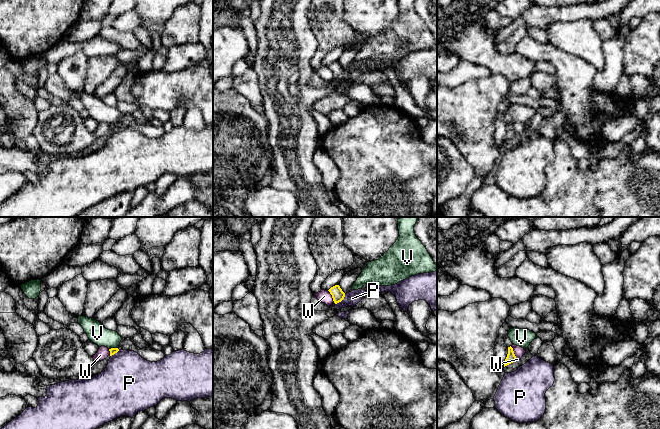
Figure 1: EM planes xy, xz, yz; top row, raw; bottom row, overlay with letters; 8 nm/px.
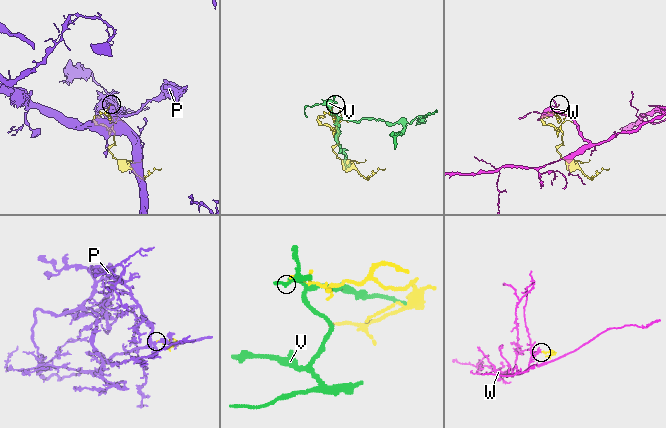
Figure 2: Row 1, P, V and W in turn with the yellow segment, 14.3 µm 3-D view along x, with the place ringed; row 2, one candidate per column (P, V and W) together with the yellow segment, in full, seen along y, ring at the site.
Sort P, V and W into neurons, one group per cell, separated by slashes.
P / V / W

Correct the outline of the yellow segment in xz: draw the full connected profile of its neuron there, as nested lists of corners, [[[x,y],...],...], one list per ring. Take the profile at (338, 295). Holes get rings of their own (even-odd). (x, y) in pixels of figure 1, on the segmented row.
[[[339,285],[331,287],[328,291],[332,295],[335,304],[341,302],[345,297],[345,293],[342,291]]]

